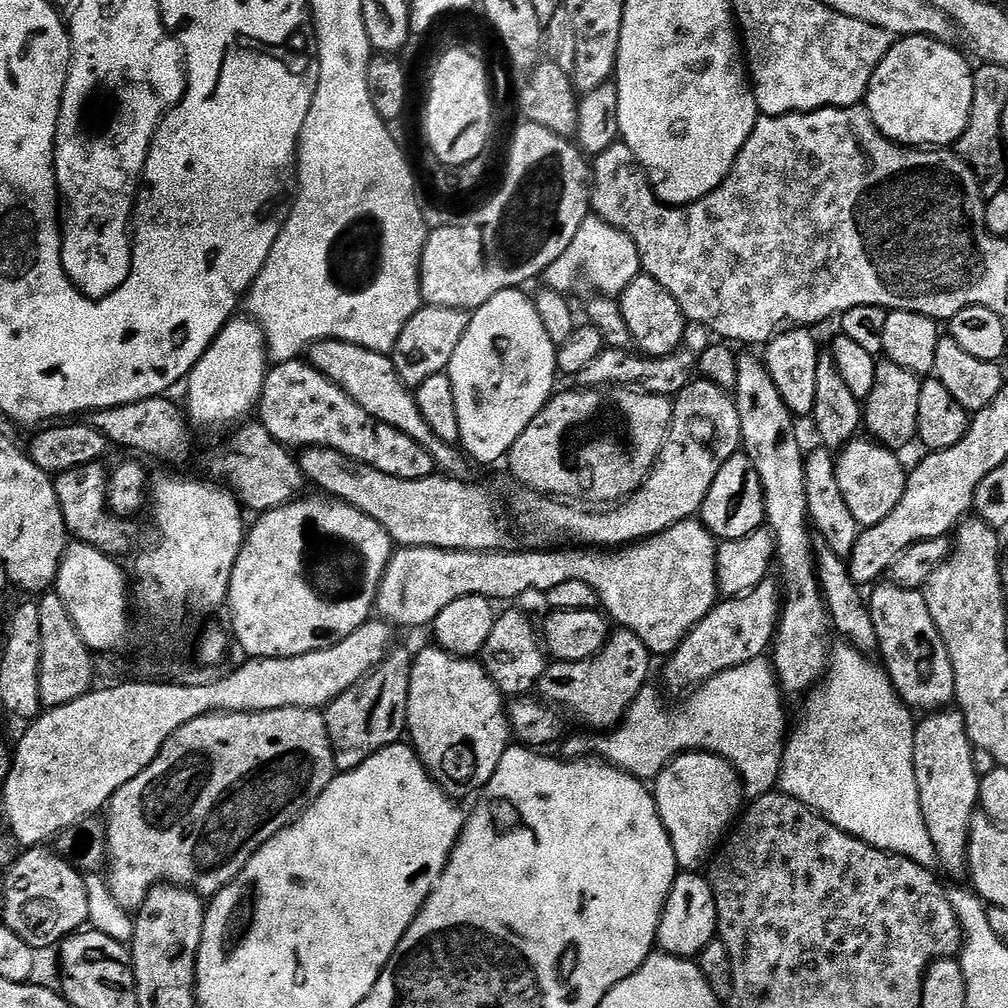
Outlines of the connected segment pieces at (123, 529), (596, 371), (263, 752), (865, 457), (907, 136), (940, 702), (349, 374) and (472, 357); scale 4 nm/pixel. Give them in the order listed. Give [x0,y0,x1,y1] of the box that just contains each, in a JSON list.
[[54,463,136,558],[578,346,698,398],[106,708,338,913],[835,438,908,529],[866,36,974,150],[870,583,956,709],[306,340,469,478],[446,288,558,464]]

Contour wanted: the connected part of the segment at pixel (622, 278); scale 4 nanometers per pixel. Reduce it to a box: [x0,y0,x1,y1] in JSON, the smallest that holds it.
[542,214,641,297]

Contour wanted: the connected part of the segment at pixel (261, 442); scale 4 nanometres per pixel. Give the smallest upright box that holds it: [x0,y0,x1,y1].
[207,422,310,514]

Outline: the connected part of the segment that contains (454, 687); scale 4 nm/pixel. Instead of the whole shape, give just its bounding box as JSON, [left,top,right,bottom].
[407,646,513,798]

